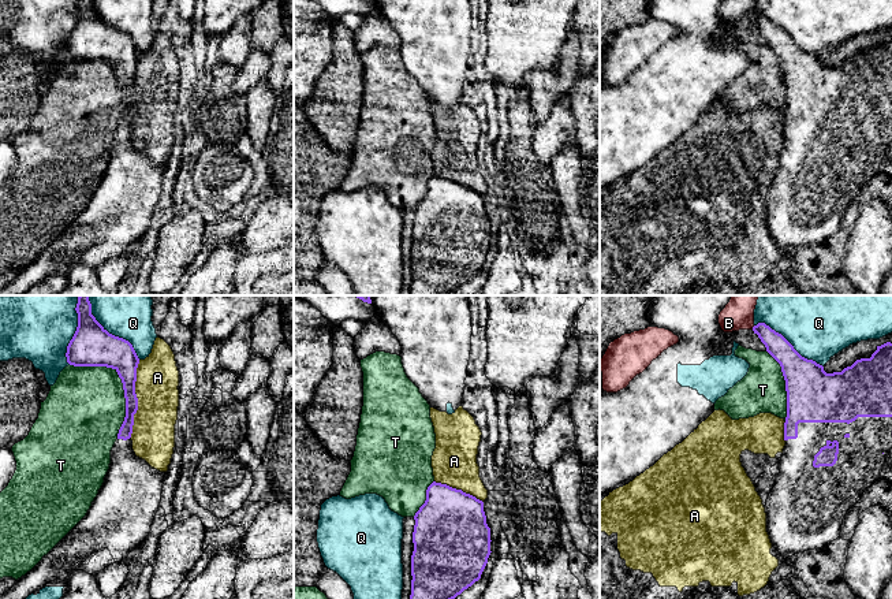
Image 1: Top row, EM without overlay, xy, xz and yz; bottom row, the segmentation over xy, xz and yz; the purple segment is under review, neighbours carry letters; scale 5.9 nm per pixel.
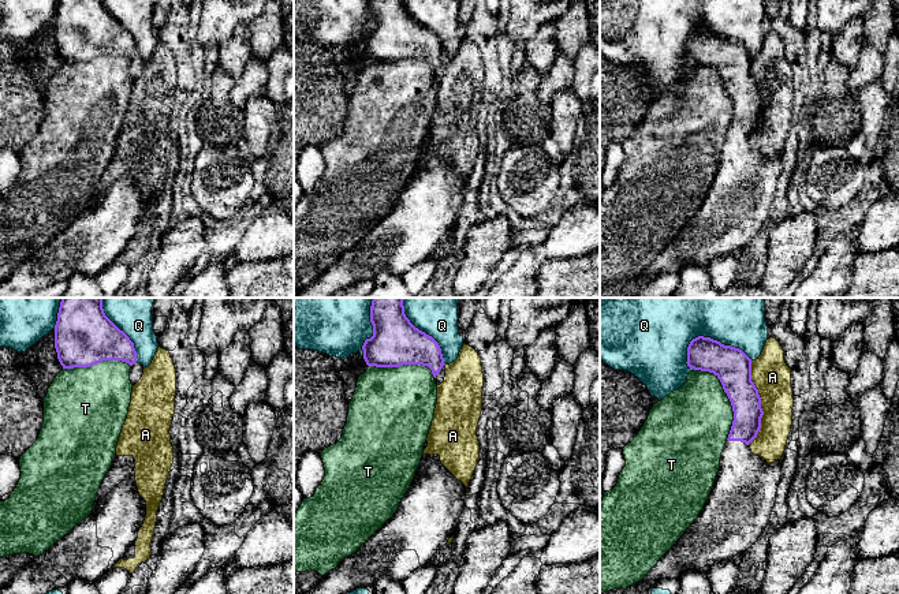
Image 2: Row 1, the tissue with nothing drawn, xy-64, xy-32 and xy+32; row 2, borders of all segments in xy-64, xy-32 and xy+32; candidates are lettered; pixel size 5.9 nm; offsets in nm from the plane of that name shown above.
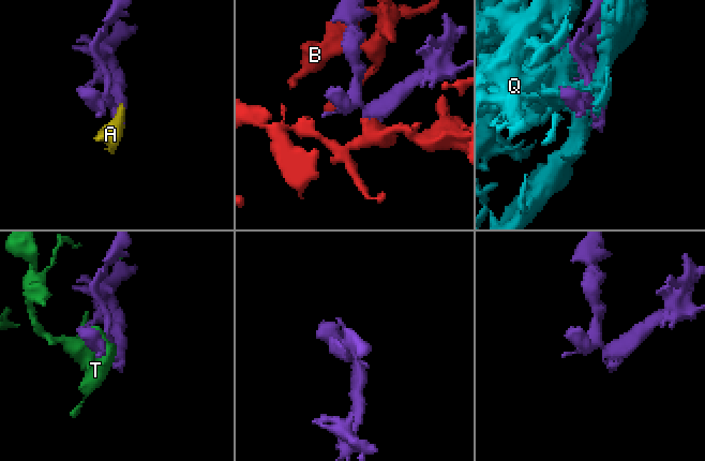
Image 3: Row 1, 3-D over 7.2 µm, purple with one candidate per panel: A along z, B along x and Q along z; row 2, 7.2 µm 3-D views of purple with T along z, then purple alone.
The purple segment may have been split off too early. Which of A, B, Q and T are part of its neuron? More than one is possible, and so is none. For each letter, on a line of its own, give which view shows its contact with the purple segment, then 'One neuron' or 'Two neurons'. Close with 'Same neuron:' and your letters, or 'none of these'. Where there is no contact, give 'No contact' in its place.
A: Touches purple in xy. Two neurons
B: Touches purple in yz. Two neurons
Q: Touches purple in xy. Two neurons
T: Touches purple in xy. Two neurons
Same neuron: none of these

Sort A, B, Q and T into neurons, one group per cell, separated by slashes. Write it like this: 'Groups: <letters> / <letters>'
Groups: A / B / Q / T

